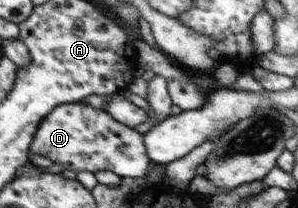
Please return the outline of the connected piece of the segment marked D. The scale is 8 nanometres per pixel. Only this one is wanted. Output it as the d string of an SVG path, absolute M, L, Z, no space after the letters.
M79 101L58 105L39 124L31 142L32 151L27 164L33 164L32 154L48 157L65 167L65 173L79 171L113 171L120 177L144 177L153 163L143 144L144 131L119 123L103 109L93 108Z

